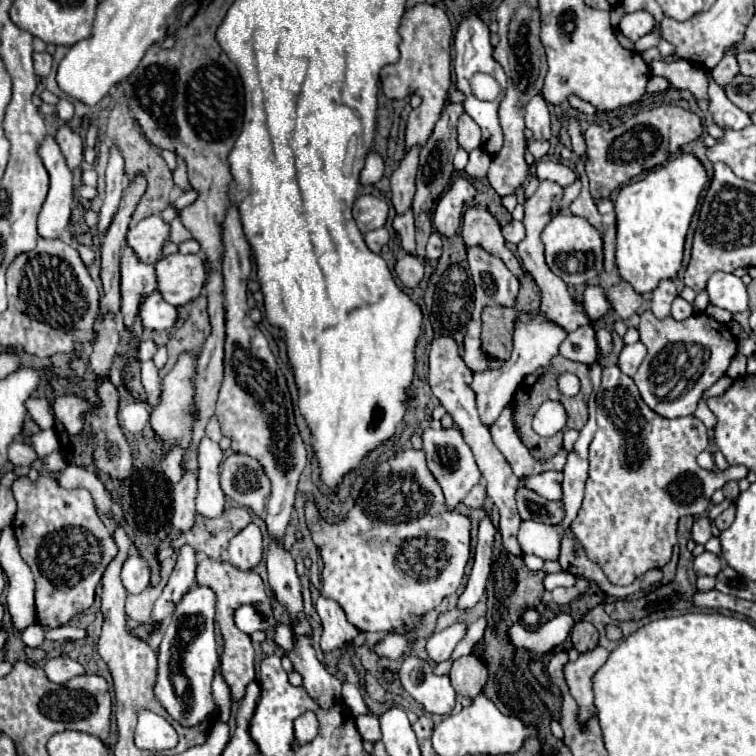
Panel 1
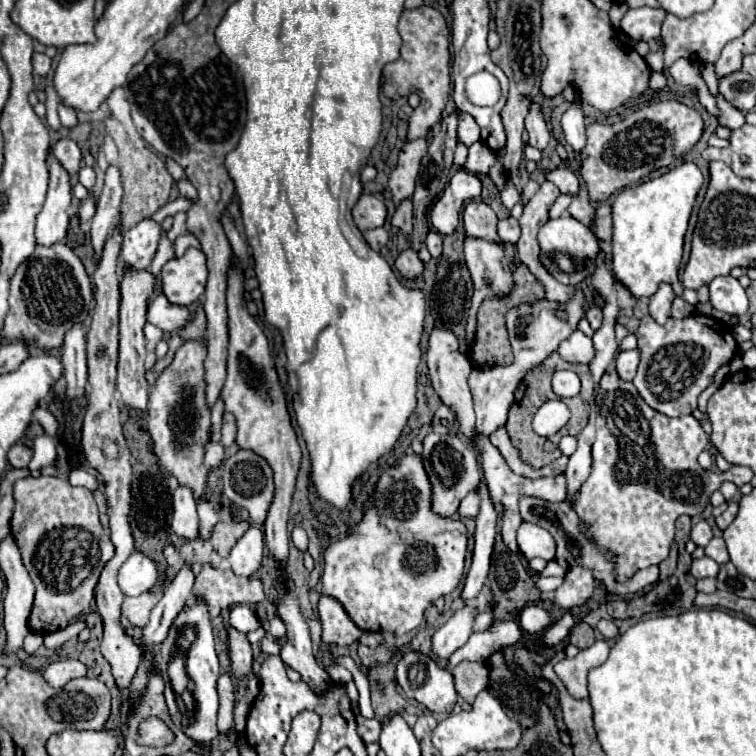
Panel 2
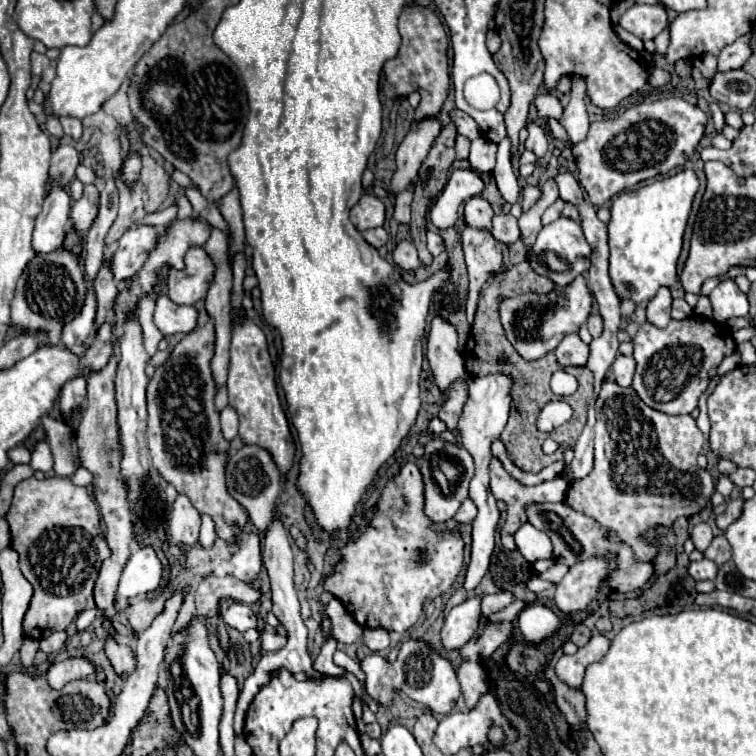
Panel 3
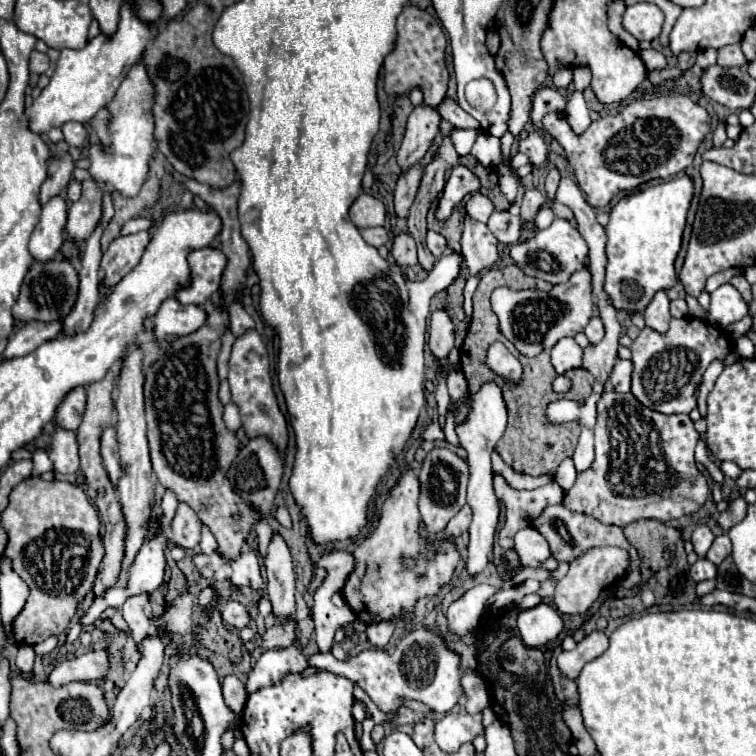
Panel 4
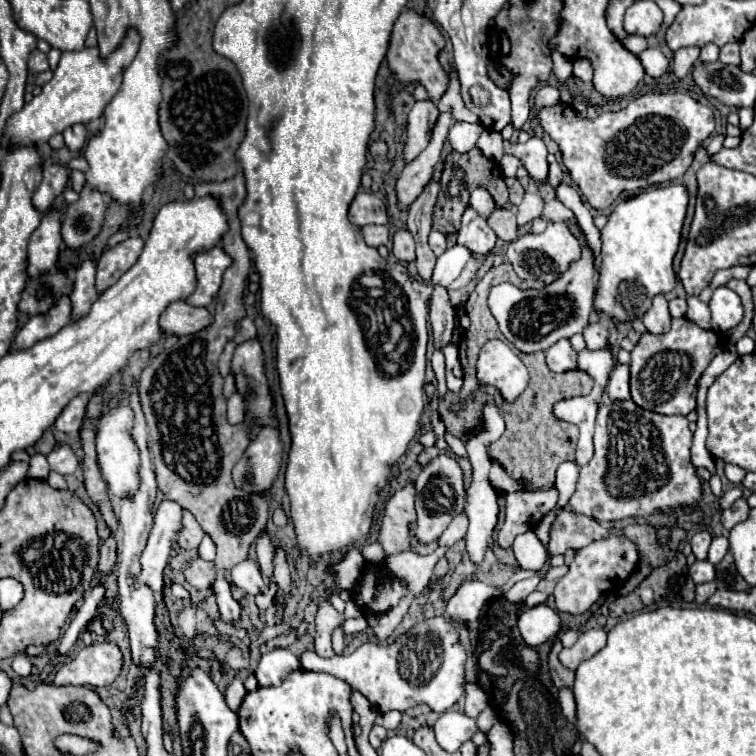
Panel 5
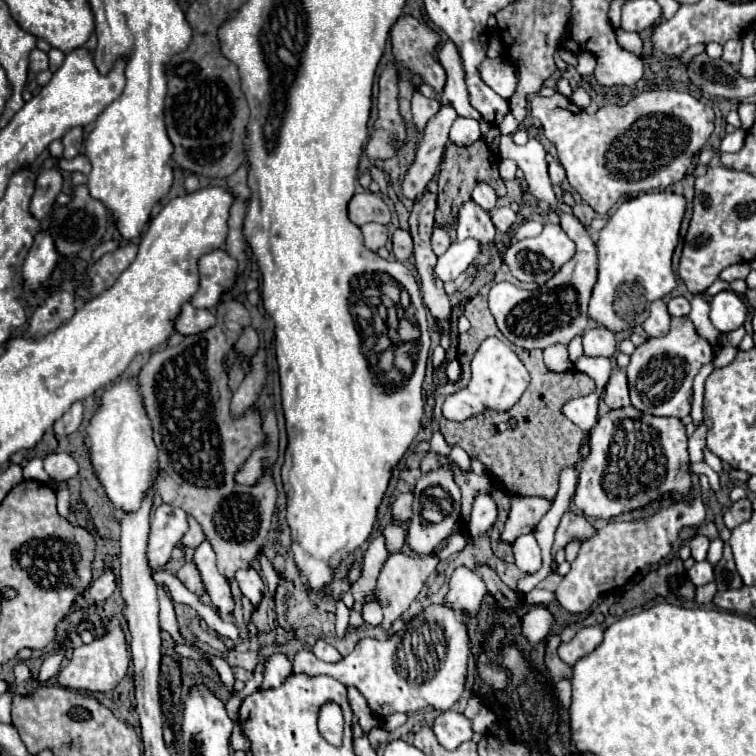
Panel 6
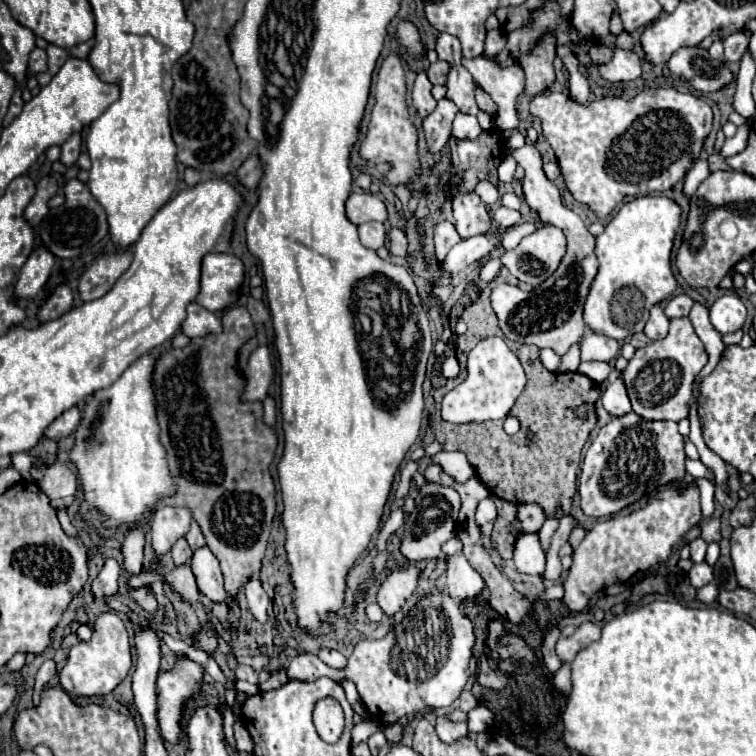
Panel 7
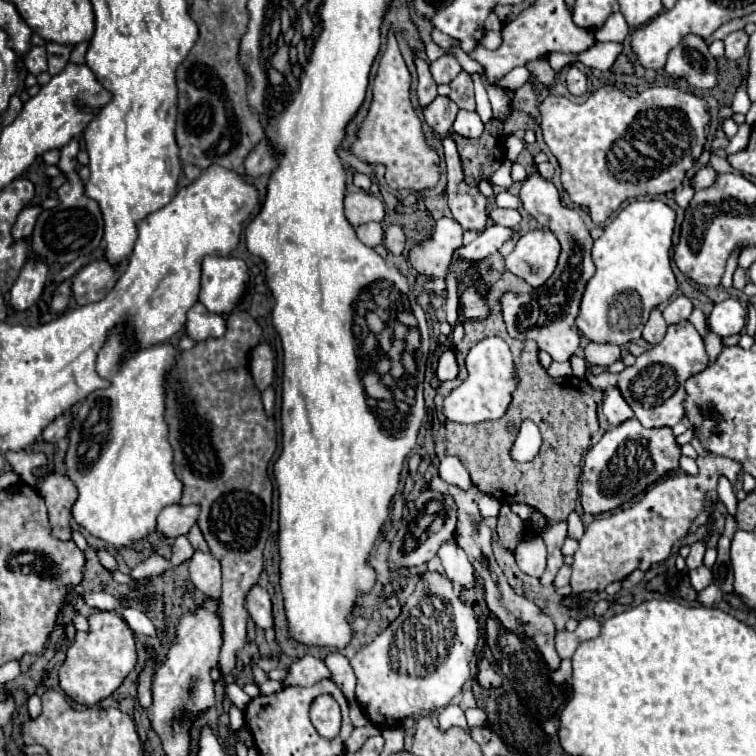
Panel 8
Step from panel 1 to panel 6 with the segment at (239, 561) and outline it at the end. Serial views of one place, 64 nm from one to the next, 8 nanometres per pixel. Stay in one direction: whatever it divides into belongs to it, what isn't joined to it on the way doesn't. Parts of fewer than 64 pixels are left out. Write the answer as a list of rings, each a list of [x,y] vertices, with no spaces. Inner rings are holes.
[[[246,566],[246,568],[236,570],[236,576],[234,576],[234,578],[236,578],[242,594],[244,594],[246,598],[250,598],[250,602],[252,602],[254,606],[258,606],[260,600],[262,600],[264,588],[266,588],[264,582],[262,582],[262,578],[260,578],[260,574],[258,574],[258,570],[252,568],[252,566]]]

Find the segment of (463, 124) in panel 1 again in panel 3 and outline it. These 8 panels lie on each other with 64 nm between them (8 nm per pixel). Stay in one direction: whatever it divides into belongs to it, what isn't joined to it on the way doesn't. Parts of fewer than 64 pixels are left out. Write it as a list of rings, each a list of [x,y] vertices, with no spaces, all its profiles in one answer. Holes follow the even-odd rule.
[[[454,110],[450,116],[452,116],[452,122],[456,124],[460,136],[464,136],[464,138],[468,138],[468,140],[480,138],[480,128],[478,128],[478,124],[476,124],[476,120],[474,120],[472,116],[468,116],[468,114],[462,112],[462,110]]]

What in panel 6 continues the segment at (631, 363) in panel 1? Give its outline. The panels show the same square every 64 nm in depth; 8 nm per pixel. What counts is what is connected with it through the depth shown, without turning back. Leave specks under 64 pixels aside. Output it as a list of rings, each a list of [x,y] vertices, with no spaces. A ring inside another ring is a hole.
[[[616,368],[606,384],[604,390],[604,402],[608,408],[620,408],[620,406],[628,406],[630,404],[630,396],[628,396],[628,378],[626,372]]]

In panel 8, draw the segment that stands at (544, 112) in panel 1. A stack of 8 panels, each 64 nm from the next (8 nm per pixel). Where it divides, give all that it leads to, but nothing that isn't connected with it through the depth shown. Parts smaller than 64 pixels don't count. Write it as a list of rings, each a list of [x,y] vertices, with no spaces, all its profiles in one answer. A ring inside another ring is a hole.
[[[534,164],[534,172],[522,182],[520,200],[522,200],[524,210],[530,216],[534,216],[542,226],[550,228],[558,236],[558,240],[562,244],[562,254],[560,254],[560,260],[558,260],[558,266],[556,266],[554,274],[540,288],[536,288],[534,292],[530,292],[530,294],[504,292],[502,294],[502,298],[500,298],[502,318],[504,318],[504,324],[506,324],[506,330],[508,330],[508,334],[512,338],[516,338],[516,340],[528,340],[530,338],[530,340],[534,340],[538,344],[540,350],[546,350],[552,356],[554,362],[564,362],[564,360],[568,360],[576,352],[576,348],[580,346],[580,338],[582,338],[580,330],[576,328],[576,318],[578,318],[578,312],[580,312],[580,302],[582,302],[582,296],[584,296],[584,288],[586,288],[588,280],[594,276],[594,272],[596,272],[596,266],[594,266],[592,254],[590,254],[594,240],[592,240],[592,236],[590,236],[584,220],[580,218],[580,214],[576,210],[572,210],[572,208],[562,206],[560,194],[556,190],[556,186],[550,180],[546,180],[546,178],[542,178],[538,174],[536,164]]]

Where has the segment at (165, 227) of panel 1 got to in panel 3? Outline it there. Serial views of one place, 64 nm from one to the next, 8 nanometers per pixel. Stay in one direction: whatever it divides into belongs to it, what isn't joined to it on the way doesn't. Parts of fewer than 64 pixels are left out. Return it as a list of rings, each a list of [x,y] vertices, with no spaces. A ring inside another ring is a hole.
[[[138,226],[128,230],[112,250],[112,272],[116,280],[132,278],[148,260],[148,254],[158,242],[158,232],[154,226]]]

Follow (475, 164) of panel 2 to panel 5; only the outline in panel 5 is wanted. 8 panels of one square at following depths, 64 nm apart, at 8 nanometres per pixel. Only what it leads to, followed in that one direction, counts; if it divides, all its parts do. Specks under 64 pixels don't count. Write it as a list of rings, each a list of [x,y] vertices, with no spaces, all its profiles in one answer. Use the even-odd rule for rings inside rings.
[[[484,130],[476,142],[476,148],[482,152],[484,158],[500,162],[504,156],[504,140],[500,134],[492,134],[492,130]]]

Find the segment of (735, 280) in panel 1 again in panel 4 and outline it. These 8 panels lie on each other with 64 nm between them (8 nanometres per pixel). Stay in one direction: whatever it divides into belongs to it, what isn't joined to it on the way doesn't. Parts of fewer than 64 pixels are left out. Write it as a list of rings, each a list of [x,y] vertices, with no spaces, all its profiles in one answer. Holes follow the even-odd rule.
[[[722,284],[710,294],[708,322],[712,322],[712,326],[726,328],[728,324],[744,318],[746,314],[748,314],[748,304],[732,284]]]

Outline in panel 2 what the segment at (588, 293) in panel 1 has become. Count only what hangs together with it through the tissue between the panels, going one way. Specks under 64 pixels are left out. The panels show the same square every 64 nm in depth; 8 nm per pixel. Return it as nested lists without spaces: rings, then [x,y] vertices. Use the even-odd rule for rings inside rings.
[[[590,304],[588,312],[586,312],[586,318],[588,318],[592,330],[598,330],[600,324],[602,324],[602,304]]]

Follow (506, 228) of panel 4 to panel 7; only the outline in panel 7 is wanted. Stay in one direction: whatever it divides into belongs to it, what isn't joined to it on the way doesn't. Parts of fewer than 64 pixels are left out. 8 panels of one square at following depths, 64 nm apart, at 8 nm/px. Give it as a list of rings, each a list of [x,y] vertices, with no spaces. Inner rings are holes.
[[[496,206],[496,210],[492,212],[492,218],[494,218],[494,224],[502,230],[510,228],[510,226],[516,226],[520,222],[520,212],[518,210],[510,210],[506,206]]]

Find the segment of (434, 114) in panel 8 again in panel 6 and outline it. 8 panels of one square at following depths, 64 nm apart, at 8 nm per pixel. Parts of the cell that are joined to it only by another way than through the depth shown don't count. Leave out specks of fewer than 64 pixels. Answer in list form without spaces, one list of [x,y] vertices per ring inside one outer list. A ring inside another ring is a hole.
[[[442,106],[436,118],[432,118],[432,122],[426,126],[424,142],[420,144],[414,162],[410,164],[410,168],[406,170],[400,182],[404,198],[416,200],[416,196],[420,196],[426,190],[428,182],[432,180],[432,176],[440,166],[444,148],[448,144],[448,132],[454,120],[456,120],[456,110],[452,110],[452,106]]]

